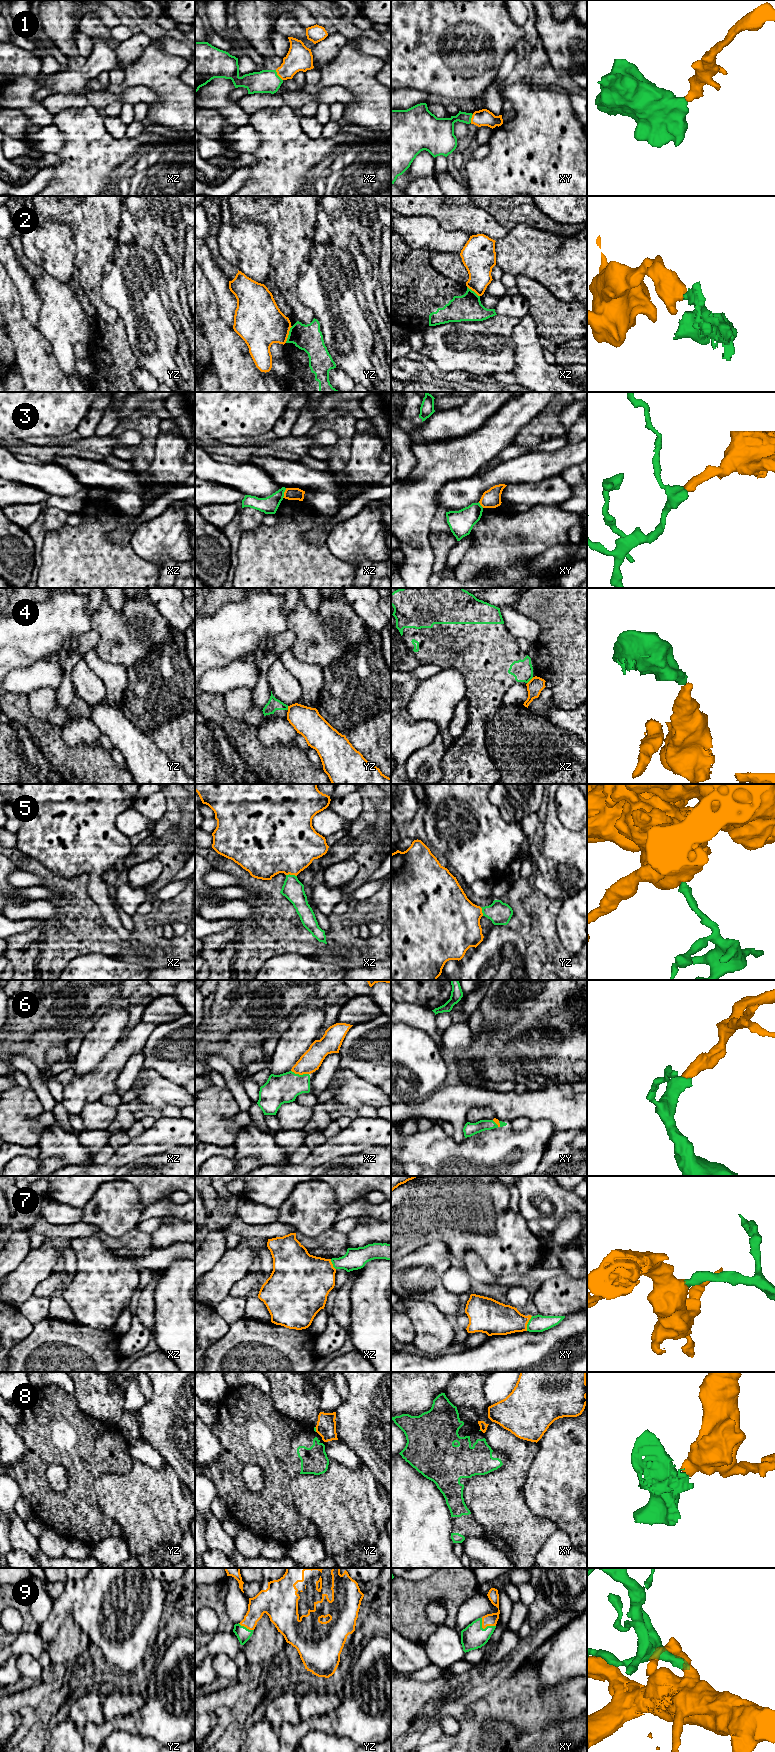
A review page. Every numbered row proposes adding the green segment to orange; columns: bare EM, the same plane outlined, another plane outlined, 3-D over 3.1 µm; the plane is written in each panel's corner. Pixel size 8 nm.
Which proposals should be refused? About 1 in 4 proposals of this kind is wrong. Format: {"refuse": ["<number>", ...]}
{"refuse": ["2", "3", "4", "8"]}

